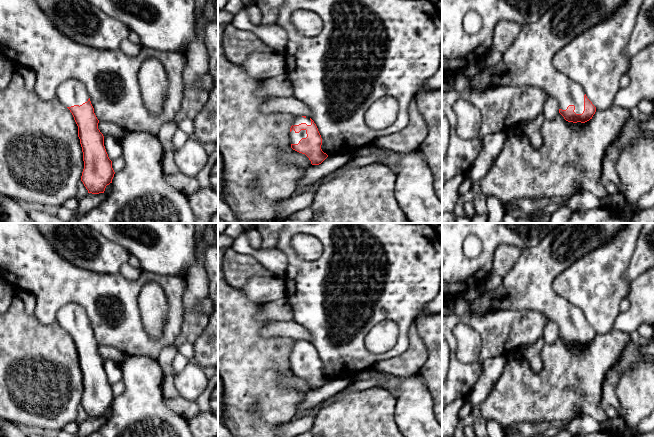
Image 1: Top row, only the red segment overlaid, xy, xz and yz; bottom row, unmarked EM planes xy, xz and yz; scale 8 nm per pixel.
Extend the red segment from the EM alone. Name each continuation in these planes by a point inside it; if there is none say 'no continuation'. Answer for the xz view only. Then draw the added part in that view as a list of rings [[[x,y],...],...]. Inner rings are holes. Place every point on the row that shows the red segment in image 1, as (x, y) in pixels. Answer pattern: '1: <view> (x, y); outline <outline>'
1: xz (294, 137); outline [[[293,129],[289,134],[291,144],[298,144],[302,138],[306,137],[307,137],[306,130],[301,130],[299,133],[296,133]]]

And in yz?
1: yz (528, 61); outline [[[560,0],[536,22],[521,25],[516,40],[502,54],[502,62],[493,67],[481,65],[474,77],[467,78],[468,83],[476,88],[534,86],[555,97],[560,109],[566,110],[569,105],[574,105],[574,112],[582,114],[584,90],[555,68],[553,57],[577,35],[612,15],[624,2],[625,0]]]

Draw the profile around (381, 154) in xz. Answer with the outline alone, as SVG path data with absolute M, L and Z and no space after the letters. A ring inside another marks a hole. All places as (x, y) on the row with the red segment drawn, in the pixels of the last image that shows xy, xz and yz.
M375 146L362 147L359 149L358 152L360 156L369 156L374 154L377 157L376 162L379 162L382 164L384 164L385 158L387 156L387 151L385 149L378 149Z

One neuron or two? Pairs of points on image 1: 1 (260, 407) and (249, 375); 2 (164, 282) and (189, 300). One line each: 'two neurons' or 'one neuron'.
1: one neuron
2: two neurons

